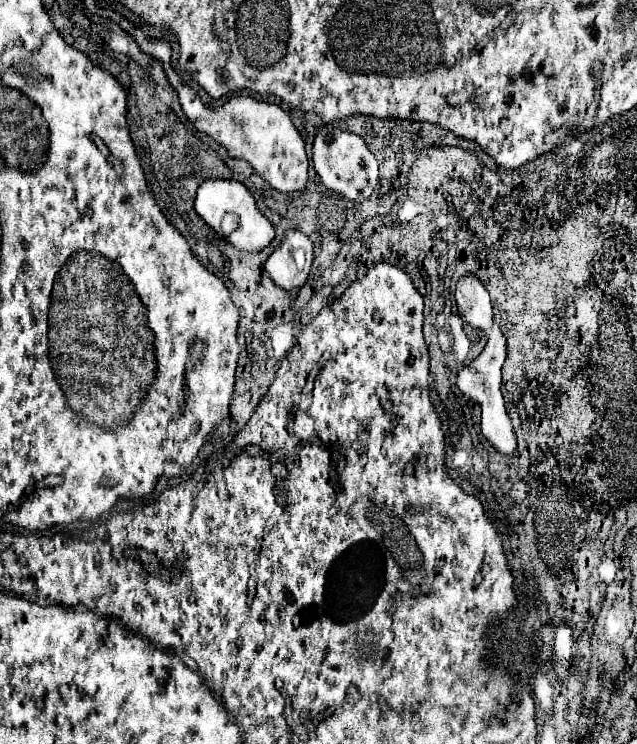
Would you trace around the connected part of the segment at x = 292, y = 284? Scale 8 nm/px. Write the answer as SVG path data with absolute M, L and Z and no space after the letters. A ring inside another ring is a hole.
M288 230L280 246L268 256L266 272L280 288L300 288L312 266L312 242L298 230Z

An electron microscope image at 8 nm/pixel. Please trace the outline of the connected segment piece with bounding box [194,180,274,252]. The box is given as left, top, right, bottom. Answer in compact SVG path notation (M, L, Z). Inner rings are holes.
M206 180L198 186L198 194L196 194L196 202L194 208L198 212L198 216L210 226L214 228L218 234L222 234L220 224L224 214L234 214L238 218L238 226L236 230L226 236L226 240L236 246L238 250L246 250L246 252L254 252L254 250L262 250L266 248L272 238L274 238L274 228L270 224L270 220L266 220L262 216L262 212L256 208L256 202L252 198L252 194L248 192L248 188L238 182L238 180Z

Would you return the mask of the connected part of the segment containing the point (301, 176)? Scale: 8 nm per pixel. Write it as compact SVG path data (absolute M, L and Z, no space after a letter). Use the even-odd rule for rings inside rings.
M156 38L156 42L150 40L150 56L154 56L156 60L162 62L164 74L166 74L170 86L180 96L180 106L182 106L186 118L192 120L192 124L198 132L204 132L214 142L222 144L232 158L246 160L254 168L254 172L264 182L268 182L274 190L278 190L278 192L296 192L296 190L302 190L306 186L308 158L306 158L306 152L304 152L304 142L302 142L298 130L292 126L292 120L290 120L288 112L284 112L276 104L258 102L258 100L248 98L248 96L230 98L224 106L220 106L216 110L206 108L200 102L200 98L196 96L196 92L192 88L184 86L180 76L174 72L172 64L170 64L172 50L170 50L170 40L168 38L162 38L162 40Z

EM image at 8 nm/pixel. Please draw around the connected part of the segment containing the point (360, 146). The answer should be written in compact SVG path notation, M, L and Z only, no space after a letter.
M322 126L314 138L312 164L322 184L336 194L372 194L378 184L378 162L364 140L334 126Z

